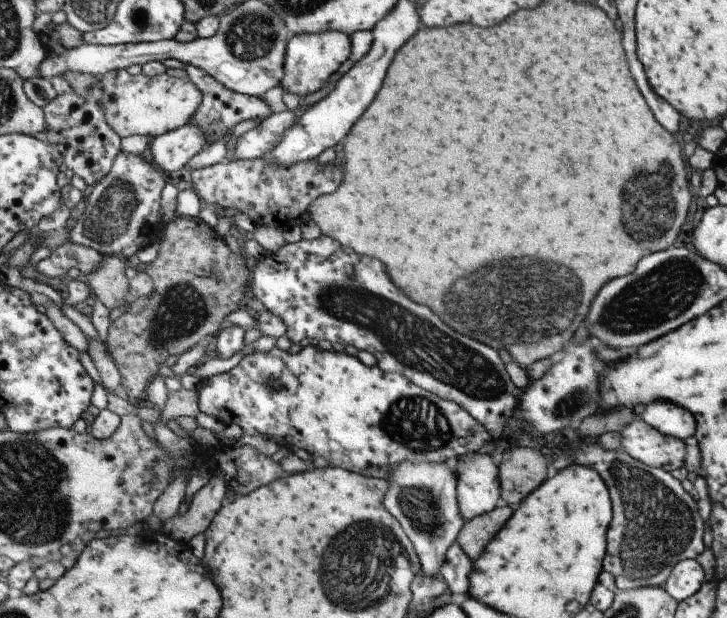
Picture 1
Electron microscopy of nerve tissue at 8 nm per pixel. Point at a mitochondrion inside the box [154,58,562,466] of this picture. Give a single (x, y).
(422, 344)

